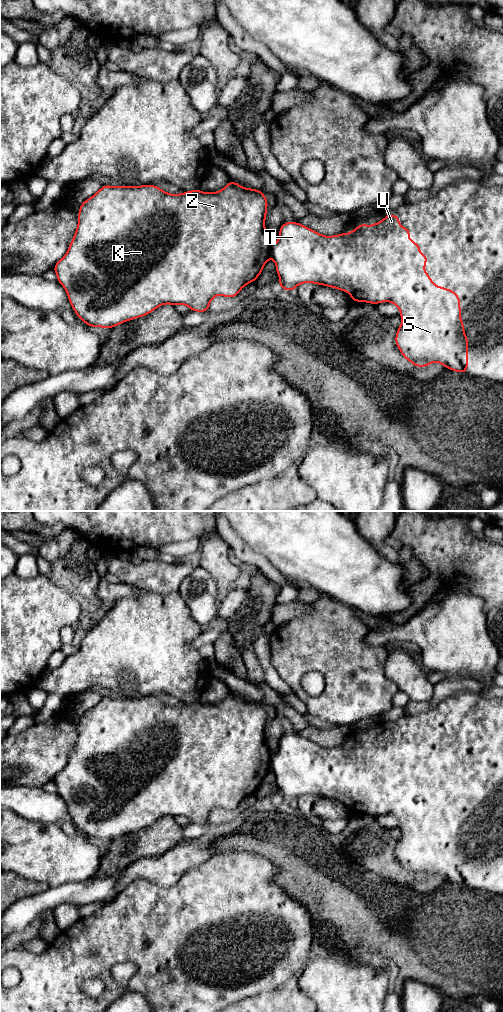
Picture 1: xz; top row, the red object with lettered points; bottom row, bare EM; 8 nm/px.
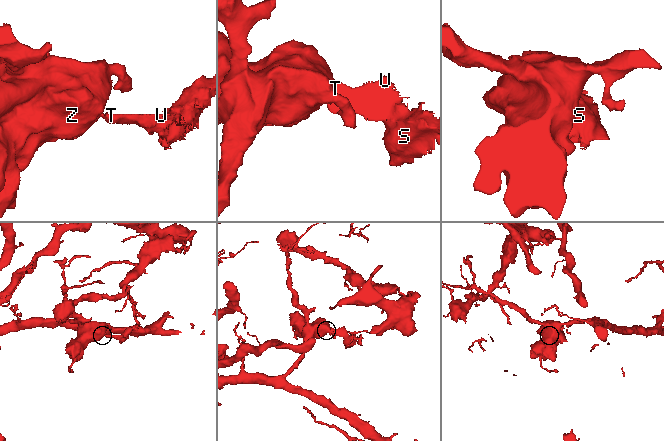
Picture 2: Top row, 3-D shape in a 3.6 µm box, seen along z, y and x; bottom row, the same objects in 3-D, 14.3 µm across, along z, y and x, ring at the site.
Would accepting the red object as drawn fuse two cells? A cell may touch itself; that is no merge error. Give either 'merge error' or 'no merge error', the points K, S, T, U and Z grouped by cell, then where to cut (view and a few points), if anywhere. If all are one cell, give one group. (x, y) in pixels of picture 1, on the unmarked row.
merge error; K Z / S T U; cut in xz along (272, 759), (270, 768)

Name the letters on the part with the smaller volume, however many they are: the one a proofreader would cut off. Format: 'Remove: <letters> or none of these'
Remove: S, T, U

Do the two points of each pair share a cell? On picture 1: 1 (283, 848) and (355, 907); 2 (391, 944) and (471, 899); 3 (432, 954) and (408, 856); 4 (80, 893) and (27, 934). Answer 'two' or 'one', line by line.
1: one
2: one
3: two
4: two

